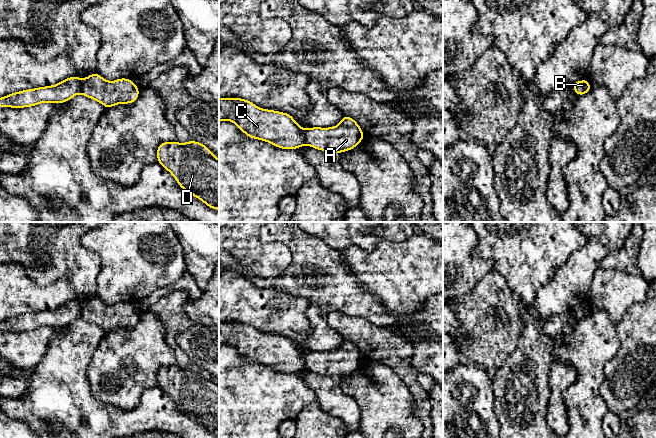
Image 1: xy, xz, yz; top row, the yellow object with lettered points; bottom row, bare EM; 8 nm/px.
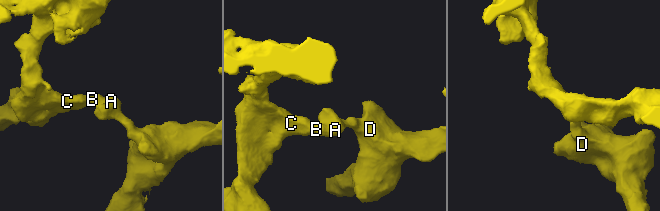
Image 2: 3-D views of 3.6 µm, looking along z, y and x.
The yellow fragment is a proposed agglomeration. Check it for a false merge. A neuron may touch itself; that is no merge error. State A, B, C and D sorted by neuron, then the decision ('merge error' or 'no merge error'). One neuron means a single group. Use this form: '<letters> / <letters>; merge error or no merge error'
A B D / C; merge error

